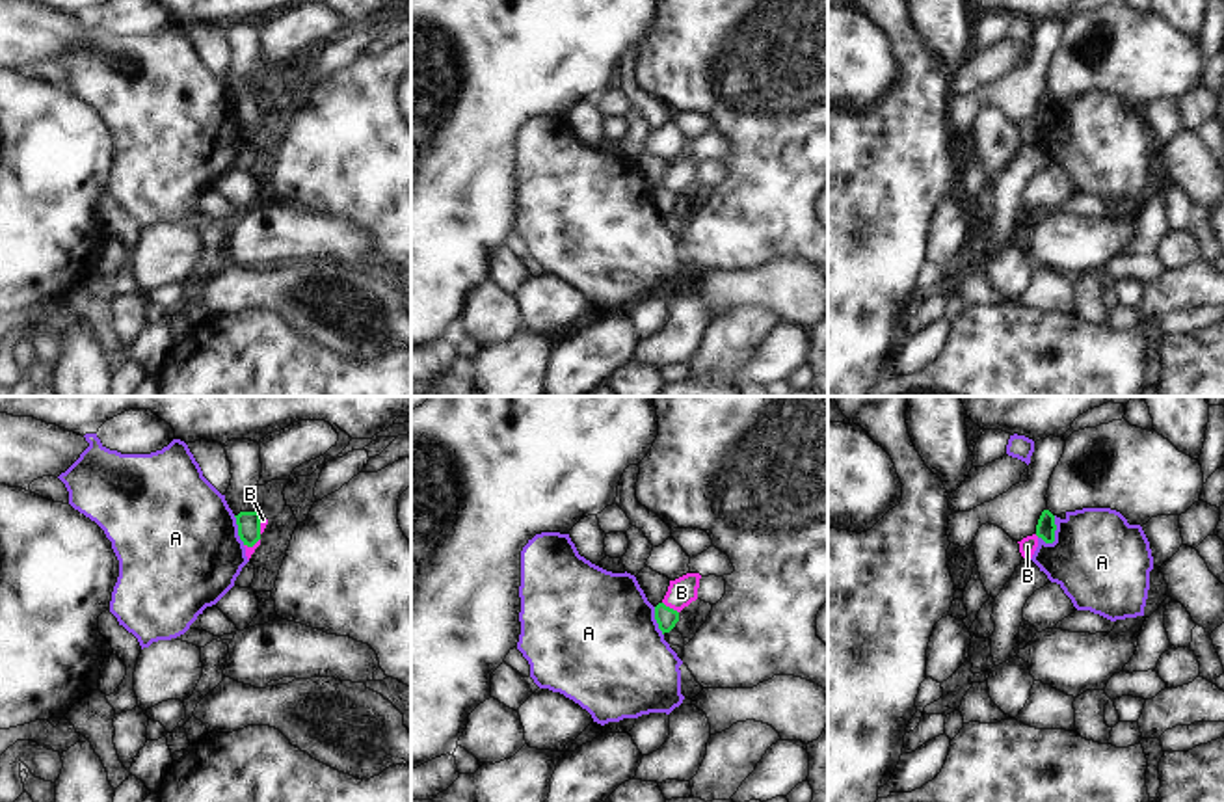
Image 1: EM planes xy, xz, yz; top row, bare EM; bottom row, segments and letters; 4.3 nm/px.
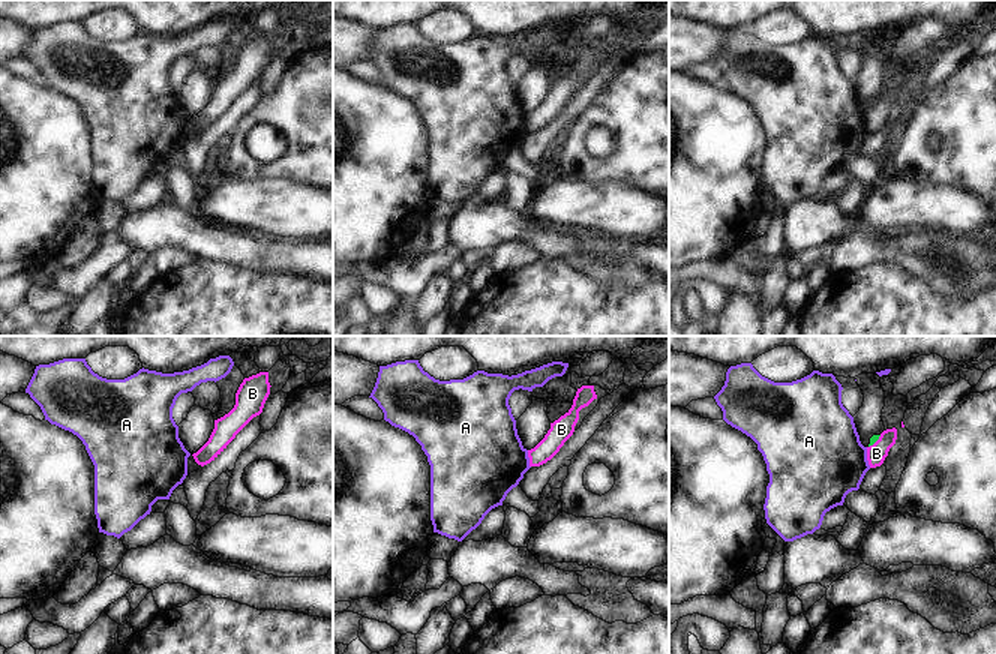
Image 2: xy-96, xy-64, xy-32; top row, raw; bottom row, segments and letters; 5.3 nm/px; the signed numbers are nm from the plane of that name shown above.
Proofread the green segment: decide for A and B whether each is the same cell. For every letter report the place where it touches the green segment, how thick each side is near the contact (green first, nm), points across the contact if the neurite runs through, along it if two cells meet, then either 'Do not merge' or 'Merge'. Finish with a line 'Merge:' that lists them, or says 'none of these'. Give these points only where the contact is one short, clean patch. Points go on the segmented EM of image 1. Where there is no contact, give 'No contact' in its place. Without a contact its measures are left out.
A: Touches green at yz (1053, 533). Thickness 90 nm (green) against 420 nm. Do not merge
B: Touches green at xz (668, 607). Thickness 90 nm (green) against 120 nm. Boundary: xz (663, 601), (678, 613). Do not merge
Merge: none of these

